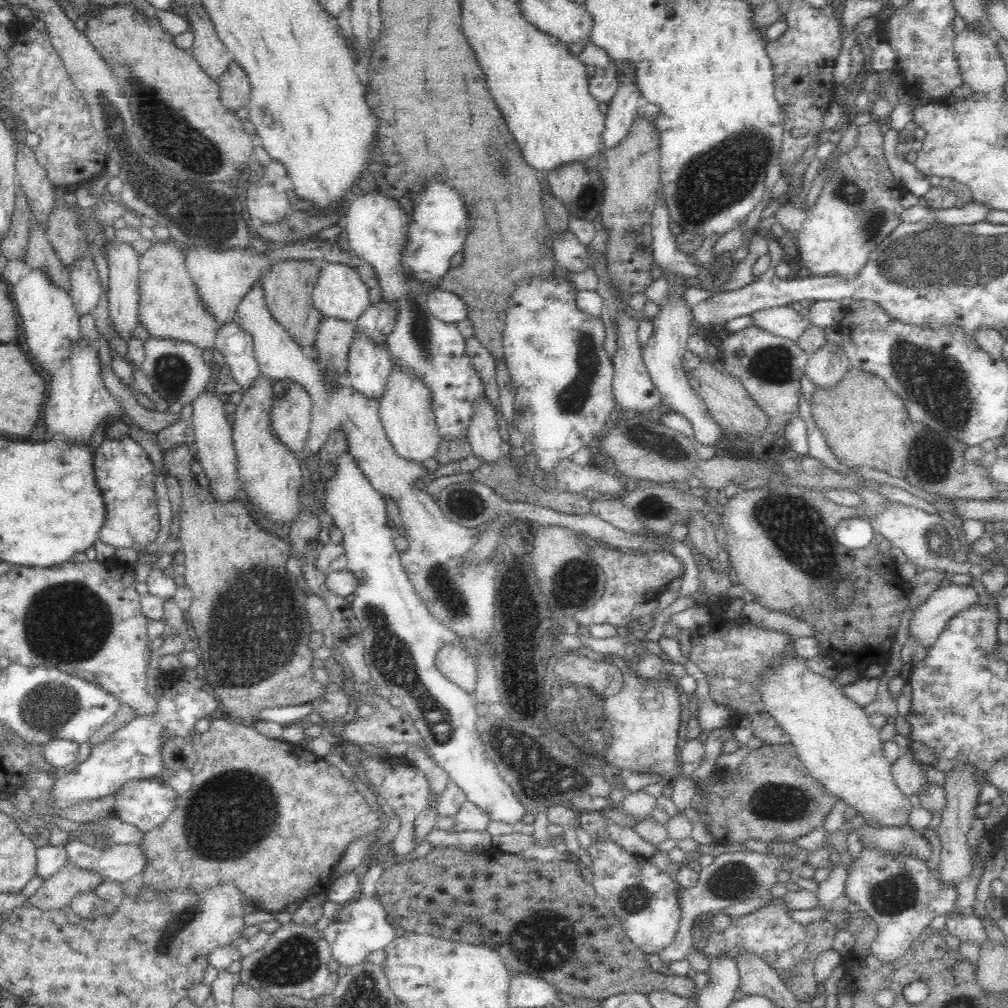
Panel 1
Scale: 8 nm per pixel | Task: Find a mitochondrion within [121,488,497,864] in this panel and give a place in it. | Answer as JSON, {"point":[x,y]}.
{"point":[245,794]}

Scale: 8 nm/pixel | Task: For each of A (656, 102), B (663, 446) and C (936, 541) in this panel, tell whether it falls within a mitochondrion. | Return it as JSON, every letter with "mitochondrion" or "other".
{"A":"other","B":"other","C":"mitochondrion"}

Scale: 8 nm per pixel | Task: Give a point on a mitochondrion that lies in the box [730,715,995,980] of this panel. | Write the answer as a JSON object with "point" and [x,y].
{"point":[895,895]}

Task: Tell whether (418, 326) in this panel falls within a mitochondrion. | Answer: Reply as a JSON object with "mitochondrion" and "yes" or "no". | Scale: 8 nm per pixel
{"mitochondrion":"yes"}

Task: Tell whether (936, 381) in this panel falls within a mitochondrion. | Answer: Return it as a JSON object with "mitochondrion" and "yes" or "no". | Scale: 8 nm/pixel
{"mitochondrion":"yes"}

